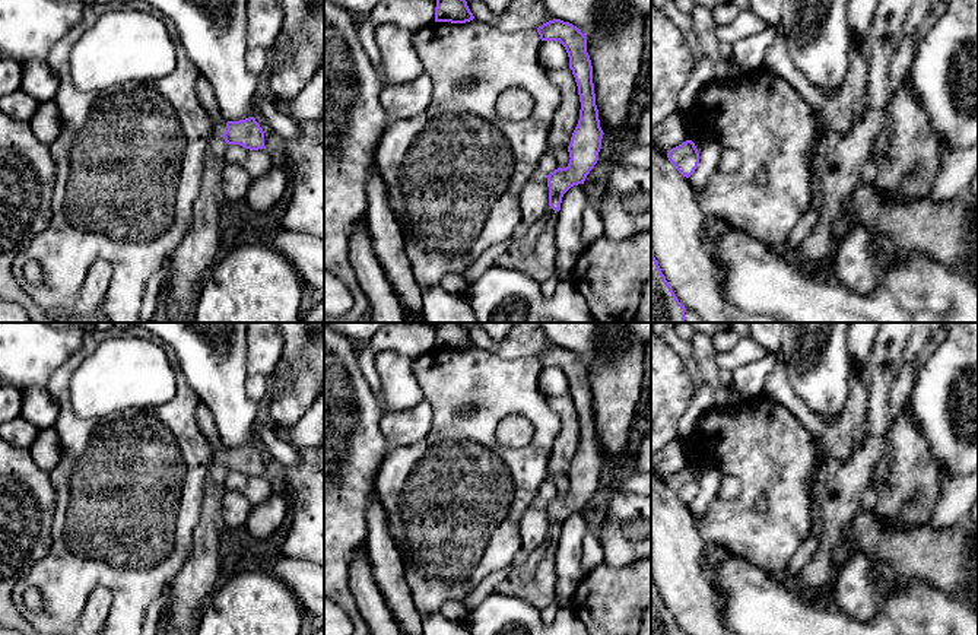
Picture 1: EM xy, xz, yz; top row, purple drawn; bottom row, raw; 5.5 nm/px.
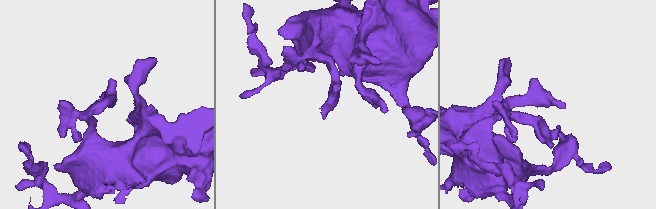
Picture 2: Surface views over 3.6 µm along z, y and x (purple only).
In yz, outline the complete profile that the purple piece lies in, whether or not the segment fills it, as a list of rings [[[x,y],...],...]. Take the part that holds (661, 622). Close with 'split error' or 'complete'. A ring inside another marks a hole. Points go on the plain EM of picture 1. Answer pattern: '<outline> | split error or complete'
[[[651,572],[651,635],[685,635],[671,617]]] | complete

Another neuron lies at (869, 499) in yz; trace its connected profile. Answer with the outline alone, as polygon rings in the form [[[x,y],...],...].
[[[869,488],[861,496],[861,509],[866,512],[871,512],[876,508],[879,498],[874,488]]]

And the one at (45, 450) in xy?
[[[54,428],[39,431],[29,453],[39,469],[50,473],[61,458],[61,441]]]

